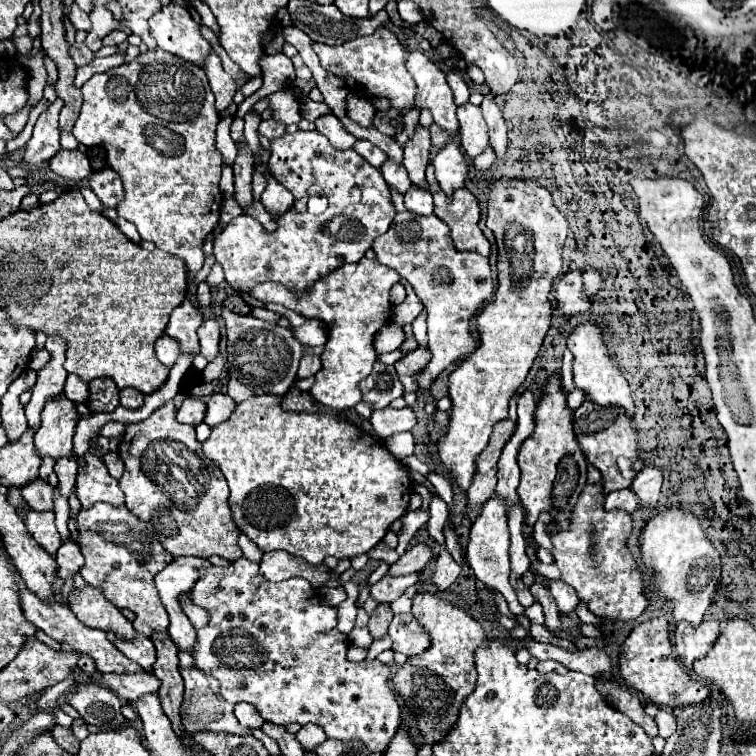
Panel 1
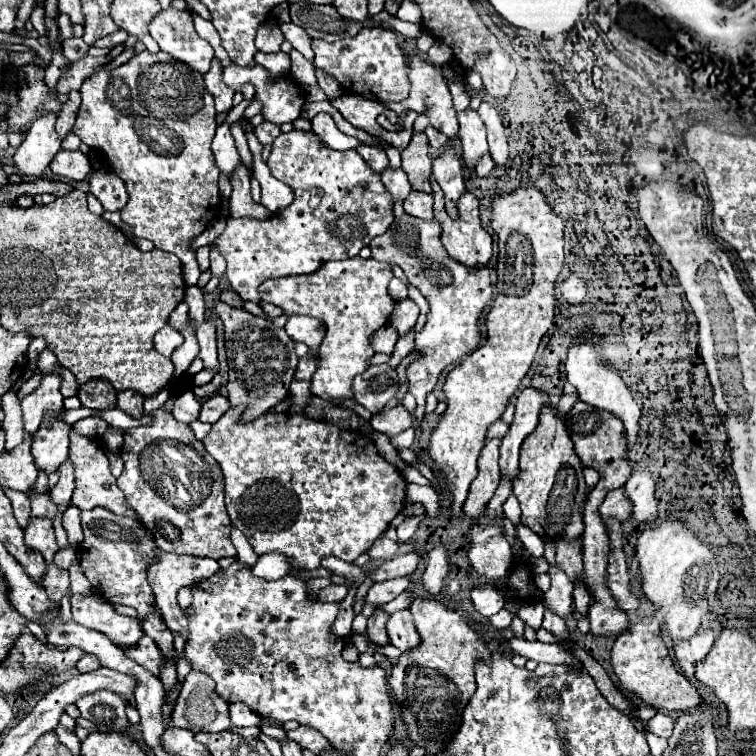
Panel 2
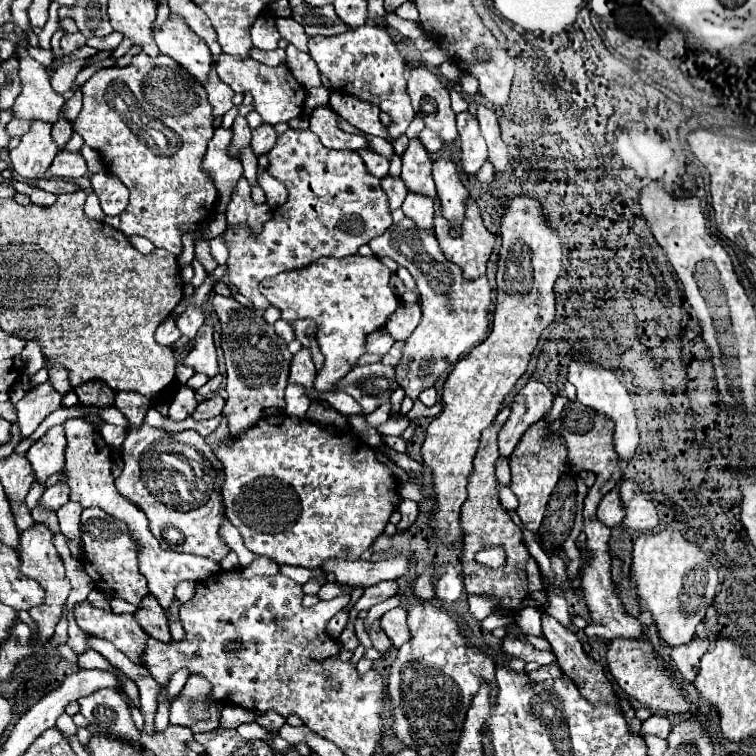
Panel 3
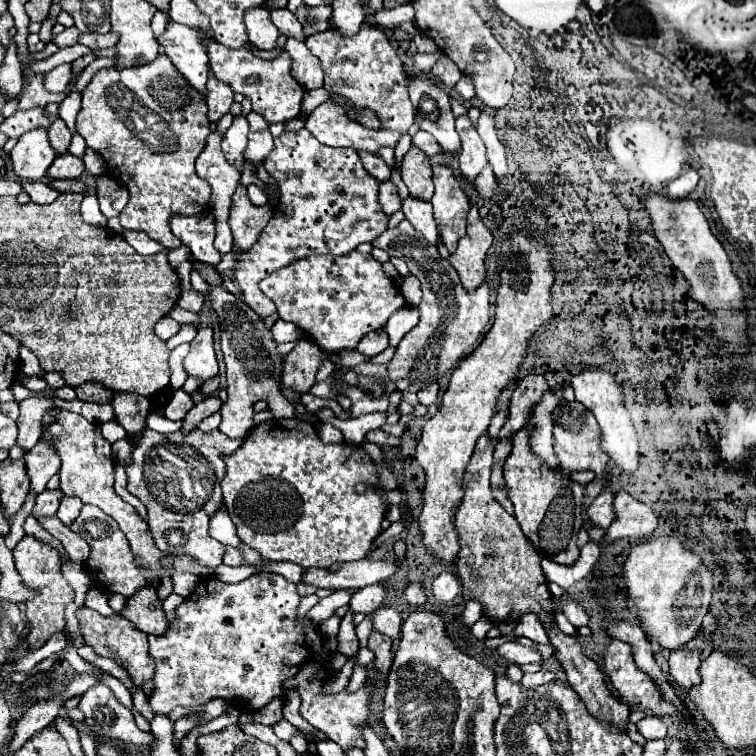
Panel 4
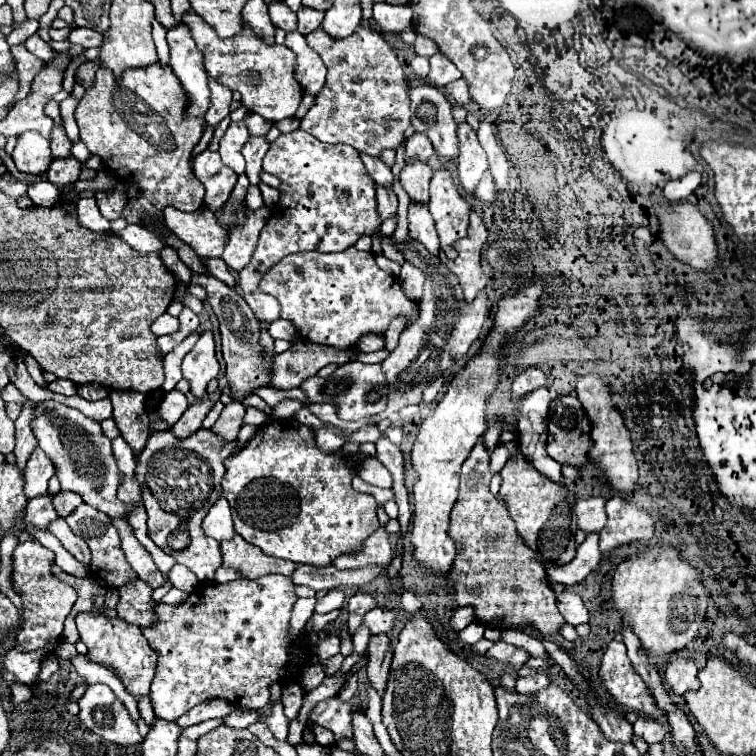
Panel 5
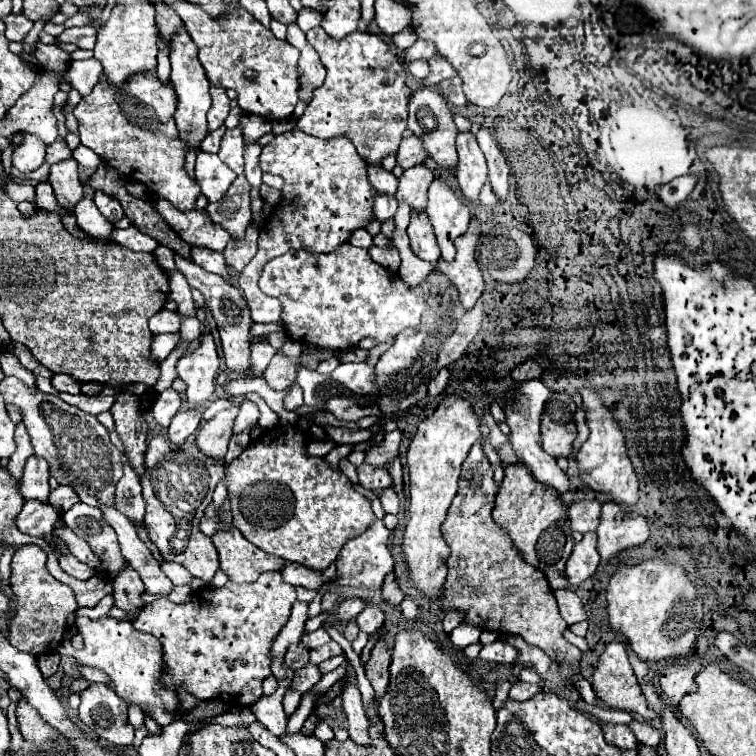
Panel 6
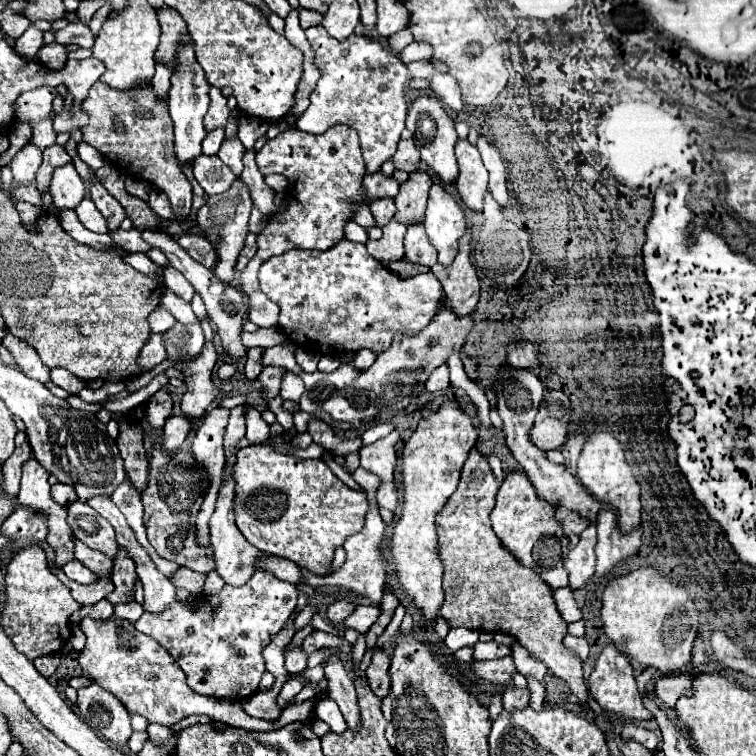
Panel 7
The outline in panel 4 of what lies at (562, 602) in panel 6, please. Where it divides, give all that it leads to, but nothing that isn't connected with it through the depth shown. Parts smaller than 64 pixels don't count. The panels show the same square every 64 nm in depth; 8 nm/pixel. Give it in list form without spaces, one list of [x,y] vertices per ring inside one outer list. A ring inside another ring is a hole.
[[[564,602],[564,614],[566,614],[566,618],[568,618],[576,628],[588,624],[588,616],[586,616],[586,612],[580,608],[578,602]]]

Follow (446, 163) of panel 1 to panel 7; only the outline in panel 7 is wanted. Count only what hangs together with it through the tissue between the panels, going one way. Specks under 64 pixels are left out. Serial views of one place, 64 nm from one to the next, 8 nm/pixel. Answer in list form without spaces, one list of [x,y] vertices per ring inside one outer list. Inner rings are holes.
[[[440,184],[430,188],[424,226],[430,242],[438,250],[438,262],[444,266],[452,264],[458,252],[458,238],[466,230],[466,218],[464,208]]]

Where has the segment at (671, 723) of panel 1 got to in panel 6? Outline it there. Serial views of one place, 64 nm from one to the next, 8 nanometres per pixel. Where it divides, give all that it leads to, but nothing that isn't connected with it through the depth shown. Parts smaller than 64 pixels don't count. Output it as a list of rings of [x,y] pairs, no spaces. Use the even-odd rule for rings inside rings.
[[[638,718],[632,720],[630,728],[632,728],[632,732],[634,732],[634,736],[636,736],[638,742],[644,742],[644,744],[648,744],[652,748],[656,748],[660,744],[660,740],[662,740],[662,732],[658,728],[650,726],[644,720],[638,720]]]

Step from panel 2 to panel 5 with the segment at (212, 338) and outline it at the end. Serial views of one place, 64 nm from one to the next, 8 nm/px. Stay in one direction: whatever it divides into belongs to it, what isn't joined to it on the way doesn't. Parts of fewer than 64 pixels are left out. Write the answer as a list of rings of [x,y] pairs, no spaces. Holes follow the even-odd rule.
[[[206,330],[198,336],[198,342],[194,348],[184,356],[182,362],[182,374],[190,382],[190,392],[196,398],[206,396],[206,386],[212,378],[216,378],[220,372],[220,364],[216,360],[214,352],[214,340],[212,340],[212,330]]]

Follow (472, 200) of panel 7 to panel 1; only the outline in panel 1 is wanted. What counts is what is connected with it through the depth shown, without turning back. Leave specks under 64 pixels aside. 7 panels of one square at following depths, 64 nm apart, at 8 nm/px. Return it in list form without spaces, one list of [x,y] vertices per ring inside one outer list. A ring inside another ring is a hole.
[[[470,102],[462,104],[458,108],[458,120],[460,120],[458,132],[462,148],[470,158],[476,158],[488,146],[488,126],[482,118],[480,106],[474,106]]]

